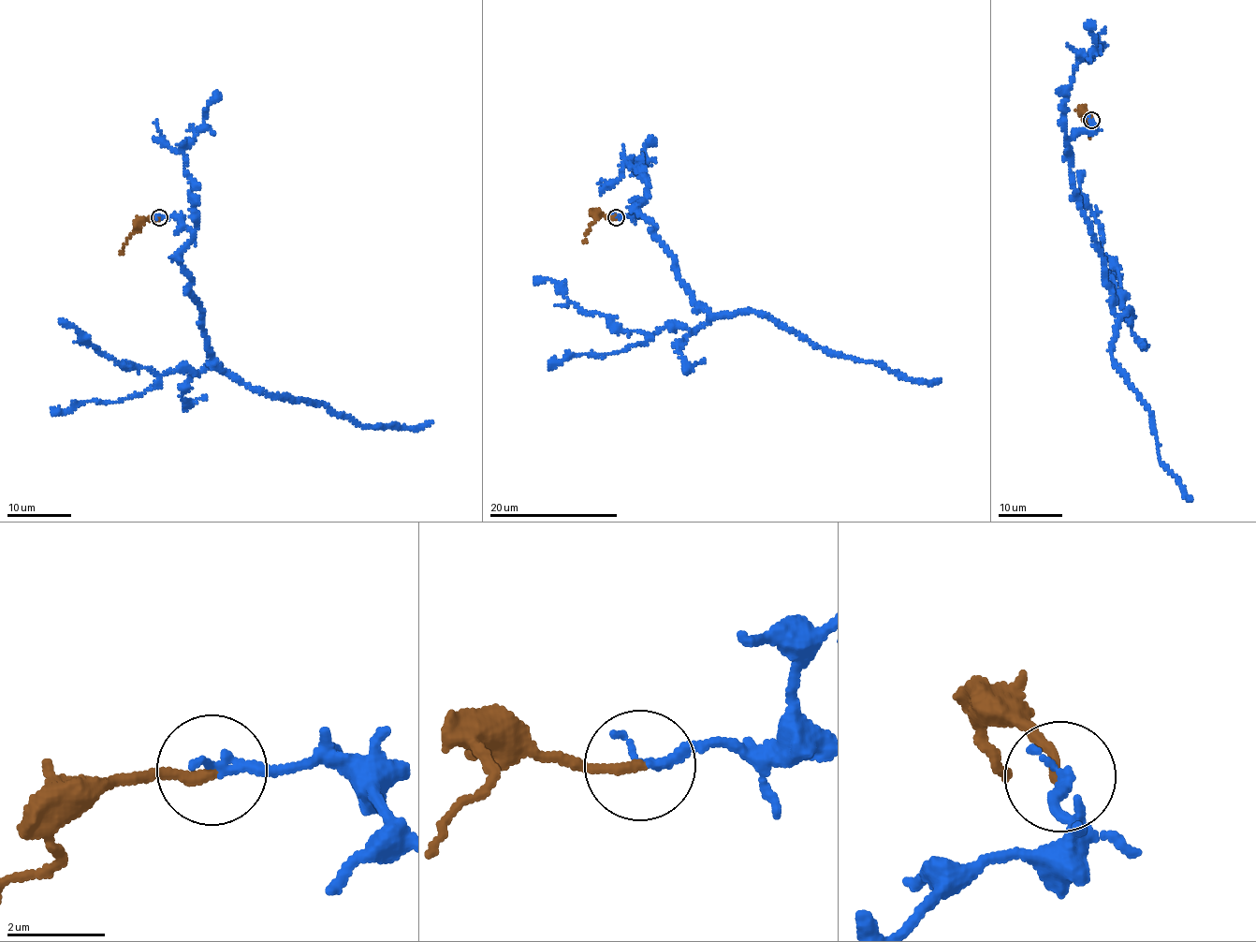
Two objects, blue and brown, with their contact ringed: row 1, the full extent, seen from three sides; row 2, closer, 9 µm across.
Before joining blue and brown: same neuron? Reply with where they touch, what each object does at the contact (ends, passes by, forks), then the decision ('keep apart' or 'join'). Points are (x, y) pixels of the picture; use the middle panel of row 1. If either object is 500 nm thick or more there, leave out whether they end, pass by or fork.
(616, 217) | blue ends | brown ends | join

